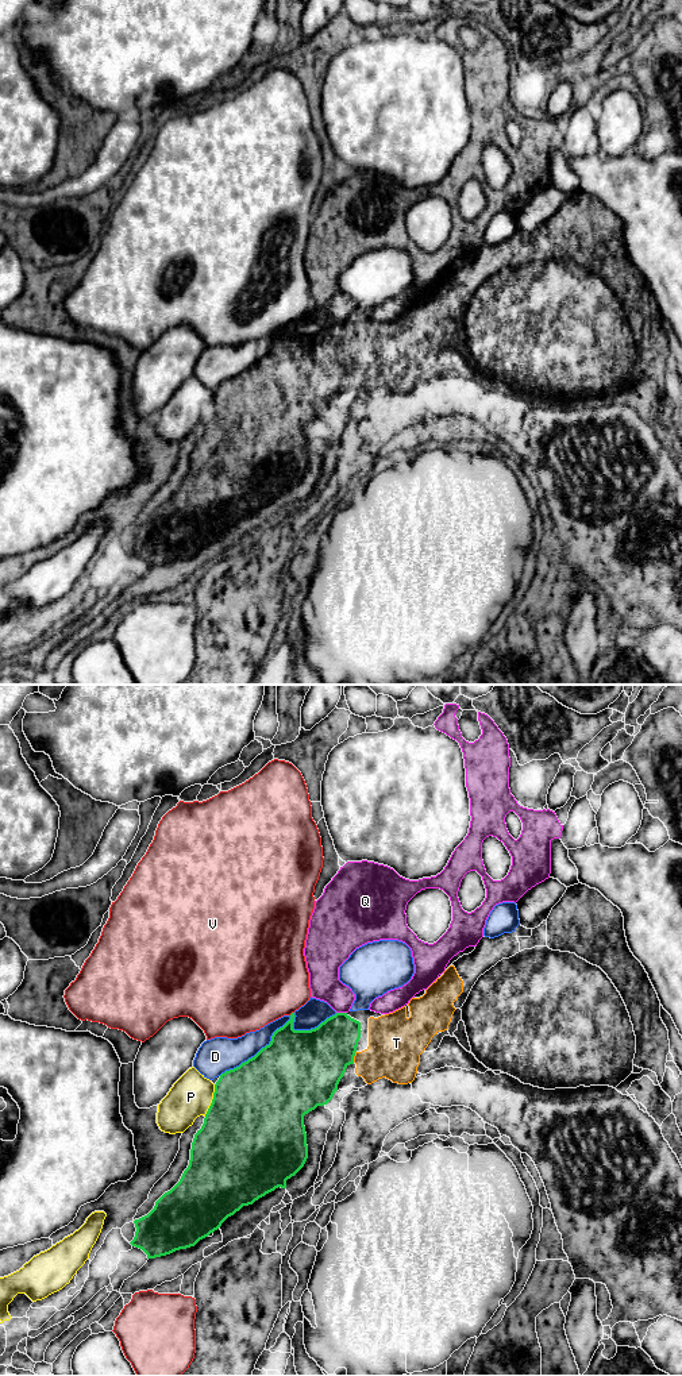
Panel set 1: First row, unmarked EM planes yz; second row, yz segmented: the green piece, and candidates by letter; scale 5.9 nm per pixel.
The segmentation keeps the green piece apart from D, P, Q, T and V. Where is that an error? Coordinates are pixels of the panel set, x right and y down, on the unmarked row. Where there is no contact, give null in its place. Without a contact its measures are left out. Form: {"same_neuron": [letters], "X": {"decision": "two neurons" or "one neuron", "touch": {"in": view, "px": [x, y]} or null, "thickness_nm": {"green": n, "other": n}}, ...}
{"same_neuron": ["T"], "D": {"decision": "two neurons", "touch": {"in": "yz", "px": [259, 359]}, "thickness_nm": {"green": 480, "other": 220}}, "P": {"decision": "two neurons", "touch": {"in": "yz", "px": [212, 409]}, "thickness_nm": {"green": 500, "other": 260}}, "Q": {"decision": "two neurons", "touch": {"in": "yz", "px": [342, 322]}, "thickness_nm": {"green": 300, "other": 180}}, "T": {"decision": "one neuron", "touch": {"in": "yz", "px": [354, 363]}, "thickness_nm": {"green": 380, "other": 320}}, "V": {"decision": "two neurons", "touch": {"in": "yz", "px": [292, 322]}, "thickness_nm": {"green": 300, "other": 480}}}

